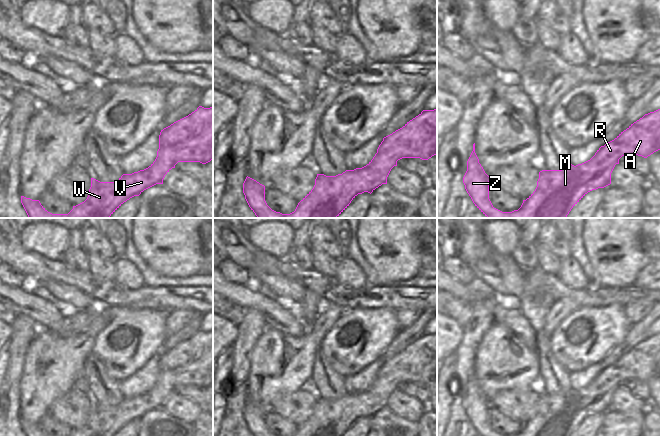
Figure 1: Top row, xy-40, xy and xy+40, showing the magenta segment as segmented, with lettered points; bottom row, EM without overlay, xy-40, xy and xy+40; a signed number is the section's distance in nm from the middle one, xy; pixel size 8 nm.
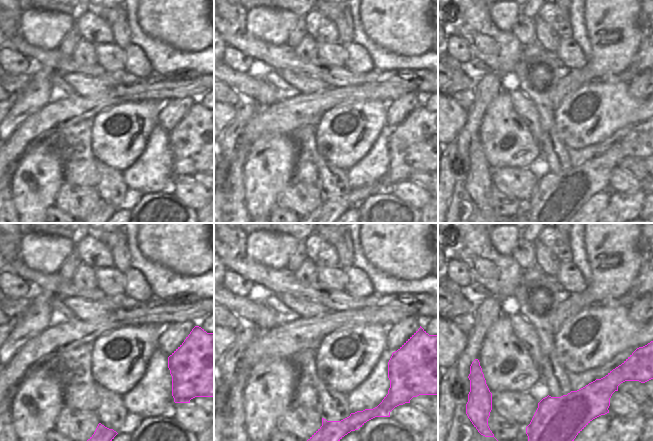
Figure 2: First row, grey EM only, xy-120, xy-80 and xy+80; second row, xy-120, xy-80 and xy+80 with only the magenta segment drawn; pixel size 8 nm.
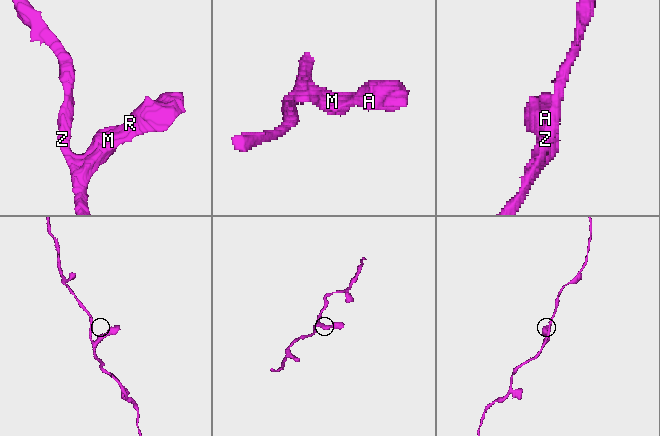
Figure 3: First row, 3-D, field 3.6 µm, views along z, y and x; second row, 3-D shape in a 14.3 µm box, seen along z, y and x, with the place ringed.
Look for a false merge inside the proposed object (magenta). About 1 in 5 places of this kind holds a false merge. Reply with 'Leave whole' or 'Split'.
Leave whole

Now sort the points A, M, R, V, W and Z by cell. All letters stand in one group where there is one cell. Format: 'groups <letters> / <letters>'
groups A M R V W Z

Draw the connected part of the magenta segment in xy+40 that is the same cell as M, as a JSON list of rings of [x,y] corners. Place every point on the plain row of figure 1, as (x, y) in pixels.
[[[660,333],[645,338],[631,348],[614,364],[601,370],[590,384],[576,390],[570,388],[562,394],[540,395],[535,415],[523,424],[518,434],[512,436],[570,436],[588,416],[611,408],[611,397],[622,380],[636,378],[647,382],[658,374],[660,374]]]

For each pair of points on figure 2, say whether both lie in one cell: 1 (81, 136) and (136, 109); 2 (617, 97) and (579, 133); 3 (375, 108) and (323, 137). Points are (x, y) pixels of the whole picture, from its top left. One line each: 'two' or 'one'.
1: two
2: one
3: one

